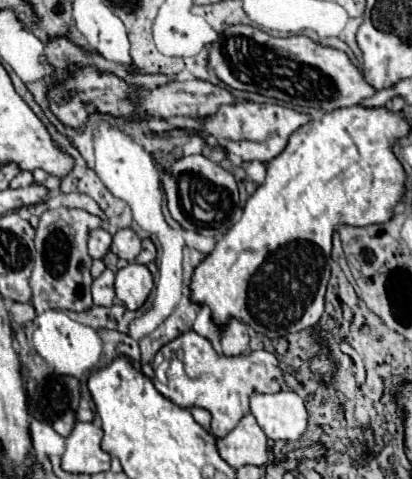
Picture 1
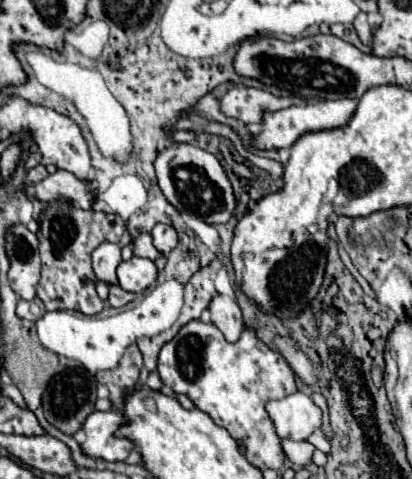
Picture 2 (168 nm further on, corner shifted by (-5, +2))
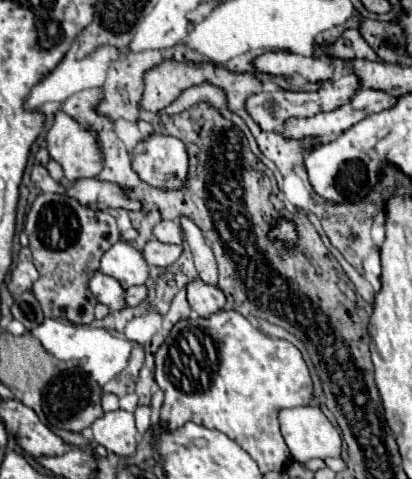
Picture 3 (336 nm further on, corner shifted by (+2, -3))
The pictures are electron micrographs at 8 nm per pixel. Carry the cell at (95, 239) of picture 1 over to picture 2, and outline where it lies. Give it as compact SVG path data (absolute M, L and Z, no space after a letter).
M103 242L93 250L93 270L95 276L99 280L103 280L105 284L117 282L115 276L115 268L121 262L121 248L119 244L111 244L111 242Z

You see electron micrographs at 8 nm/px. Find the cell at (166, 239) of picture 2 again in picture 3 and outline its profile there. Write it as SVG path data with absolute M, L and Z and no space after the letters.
M160 221L156 227L154 227L154 235L158 241L162 243L182 243L184 239L184 231L180 227L178 221Z

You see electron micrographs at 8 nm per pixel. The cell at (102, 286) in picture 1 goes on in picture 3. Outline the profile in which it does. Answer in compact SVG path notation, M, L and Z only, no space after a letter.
M134 285L134 287L130 287L130 289L126 291L126 303L128 303L130 307L140 305L146 297L148 297L148 289L146 289L146 285Z

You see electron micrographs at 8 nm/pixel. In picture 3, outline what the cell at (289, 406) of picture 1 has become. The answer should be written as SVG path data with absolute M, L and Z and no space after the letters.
M316 405L280 411L280 427L282 427L282 435L284 435L284 441L286 441L292 457L300 463L306 463L314 457L326 459L326 457L340 457L342 455L340 431L328 421L328 417Z

